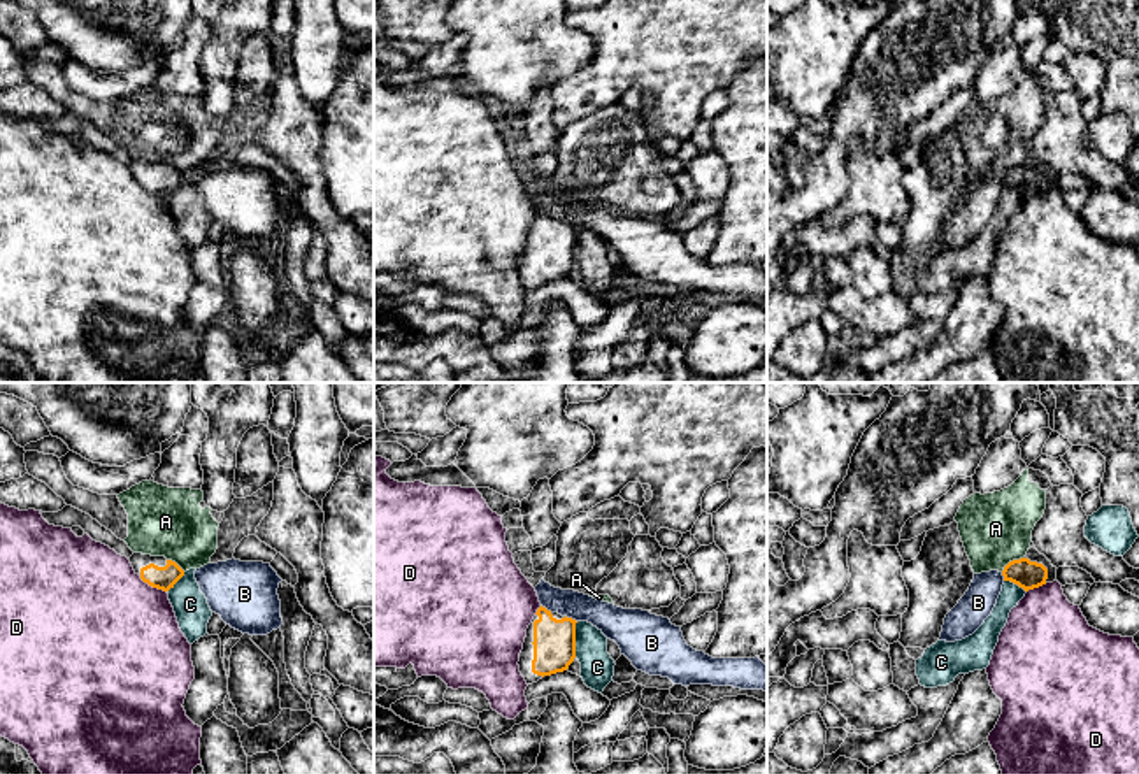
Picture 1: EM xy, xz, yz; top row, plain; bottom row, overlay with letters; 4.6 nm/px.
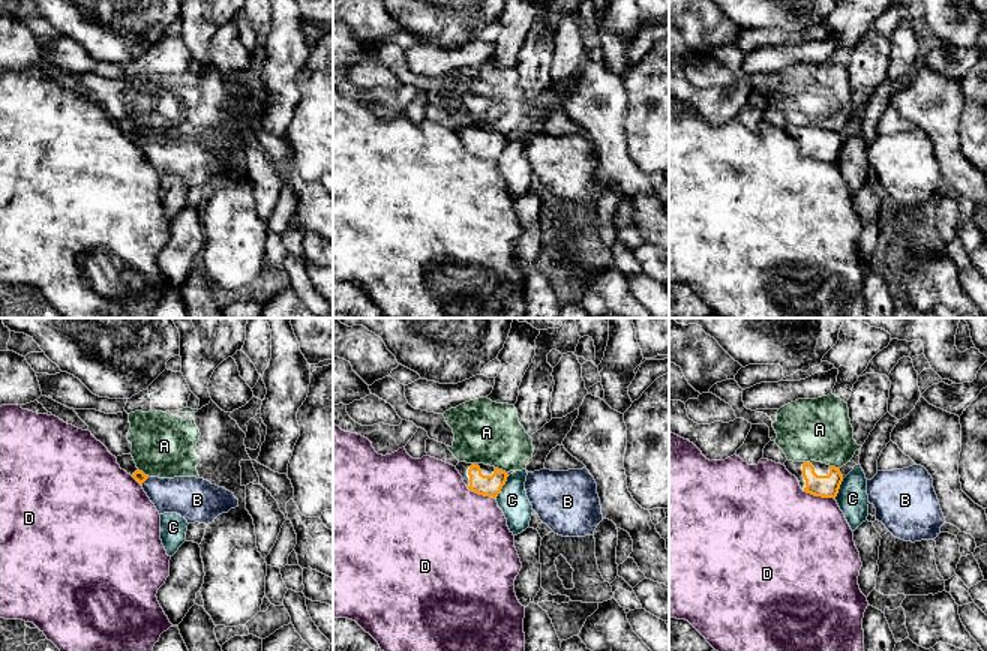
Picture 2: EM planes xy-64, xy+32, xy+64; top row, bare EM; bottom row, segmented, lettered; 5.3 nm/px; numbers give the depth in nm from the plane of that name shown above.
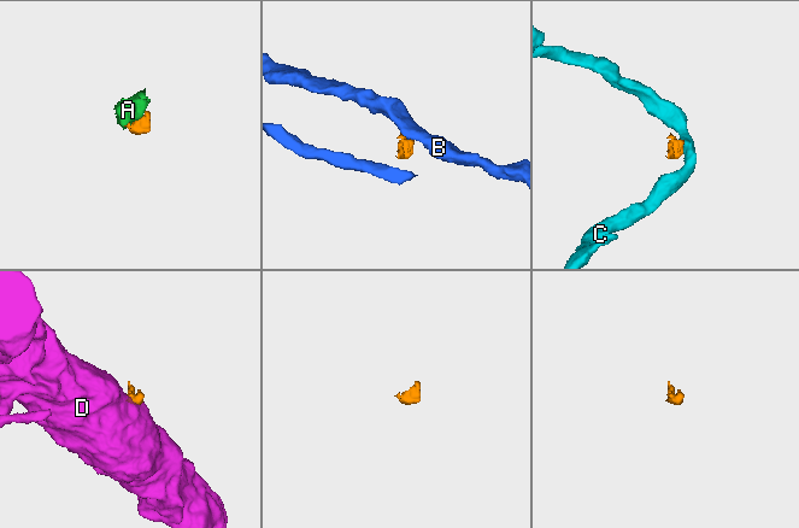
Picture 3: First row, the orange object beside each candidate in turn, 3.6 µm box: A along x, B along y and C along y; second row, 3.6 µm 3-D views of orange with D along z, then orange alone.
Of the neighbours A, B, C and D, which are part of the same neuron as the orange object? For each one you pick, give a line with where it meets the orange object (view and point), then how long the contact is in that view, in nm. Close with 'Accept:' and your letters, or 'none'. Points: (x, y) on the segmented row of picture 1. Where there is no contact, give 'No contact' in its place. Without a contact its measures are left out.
Accept: none

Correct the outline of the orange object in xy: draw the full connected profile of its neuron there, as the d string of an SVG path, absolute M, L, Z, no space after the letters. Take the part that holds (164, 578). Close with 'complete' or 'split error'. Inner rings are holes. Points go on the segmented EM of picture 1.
M133 553L128 560L144 583L163 591L174 588L184 576L184 570L165 556Z | split error

